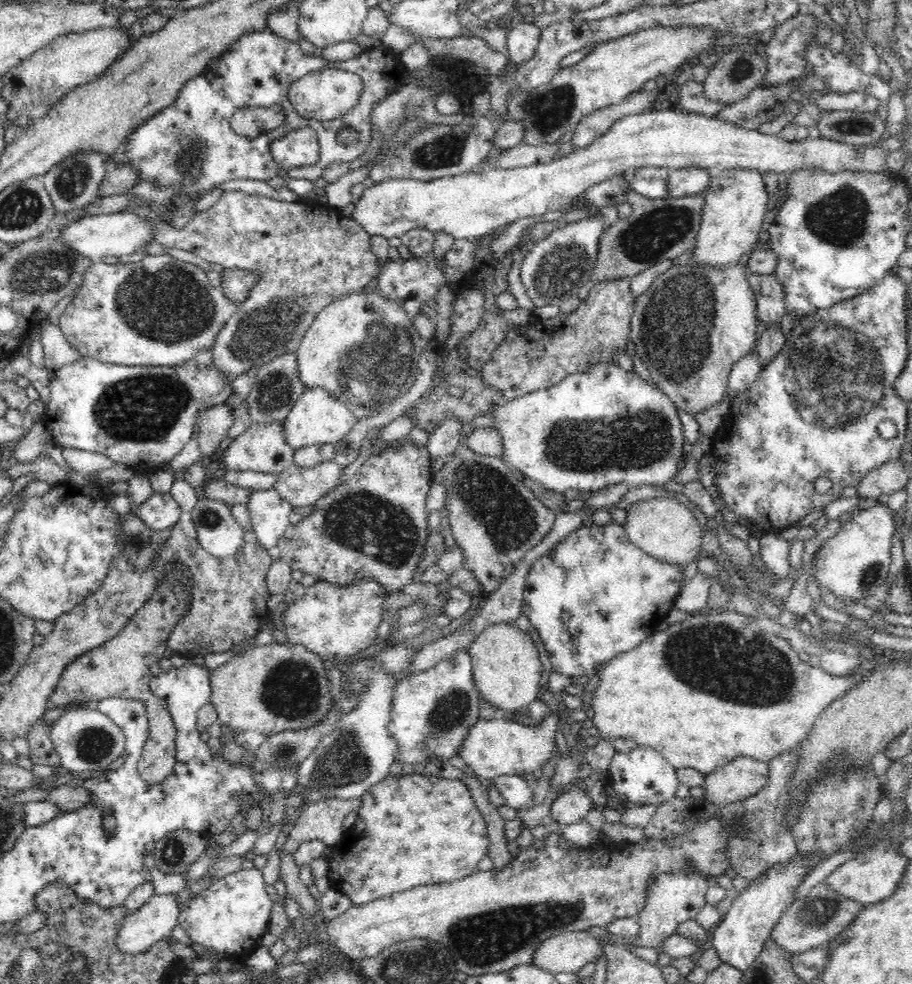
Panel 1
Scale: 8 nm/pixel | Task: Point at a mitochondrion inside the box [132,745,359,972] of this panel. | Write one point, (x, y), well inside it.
(173, 852)

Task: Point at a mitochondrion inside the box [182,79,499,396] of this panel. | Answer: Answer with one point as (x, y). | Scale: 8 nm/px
(259, 333)

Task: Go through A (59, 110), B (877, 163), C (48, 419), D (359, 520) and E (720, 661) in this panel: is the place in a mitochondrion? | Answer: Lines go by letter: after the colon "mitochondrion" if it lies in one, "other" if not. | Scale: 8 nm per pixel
A: other
B: other
C: other
D: mitochondrion
E: mitochondrion

